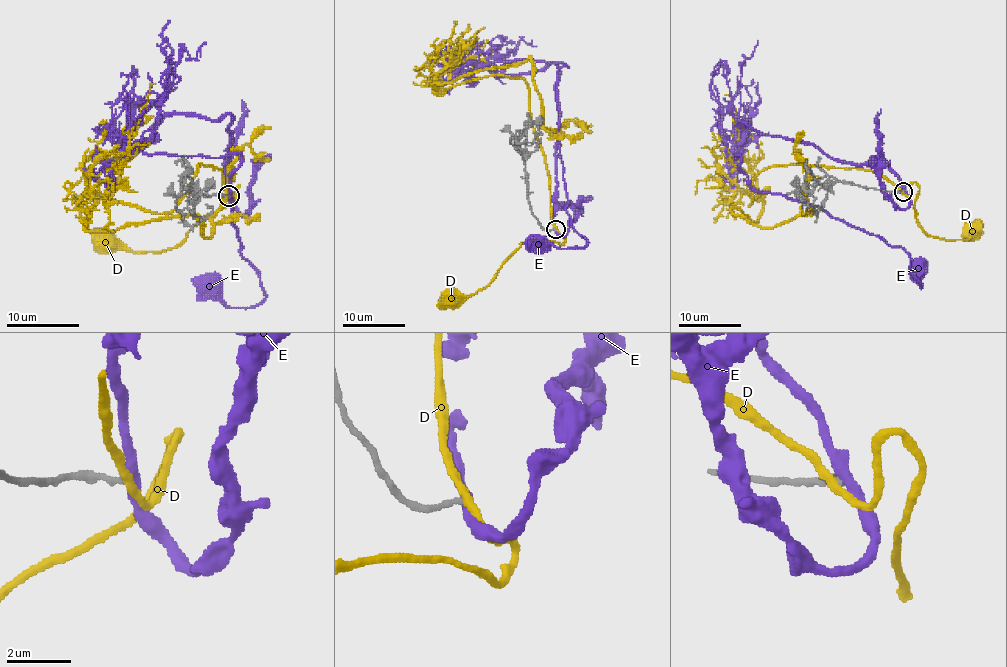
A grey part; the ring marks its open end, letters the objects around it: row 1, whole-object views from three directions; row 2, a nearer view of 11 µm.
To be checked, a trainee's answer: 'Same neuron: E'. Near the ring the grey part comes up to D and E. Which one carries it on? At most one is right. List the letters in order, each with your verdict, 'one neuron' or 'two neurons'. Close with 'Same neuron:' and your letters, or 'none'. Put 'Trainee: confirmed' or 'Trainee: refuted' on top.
Trainee: refuted
D: two neurons
E: two neurons
Same neuron: none

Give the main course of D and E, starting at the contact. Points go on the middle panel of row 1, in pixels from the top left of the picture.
D: (555, 228), (564, 239), (559, 245), (552, 240), (527, 240), (485, 287), (469, 295), (449, 296)
E: (555, 229), (558, 68), (497, 74), (485, 64), (566, 64), (556, 72), (566, 211), (587, 242), (536, 242)

